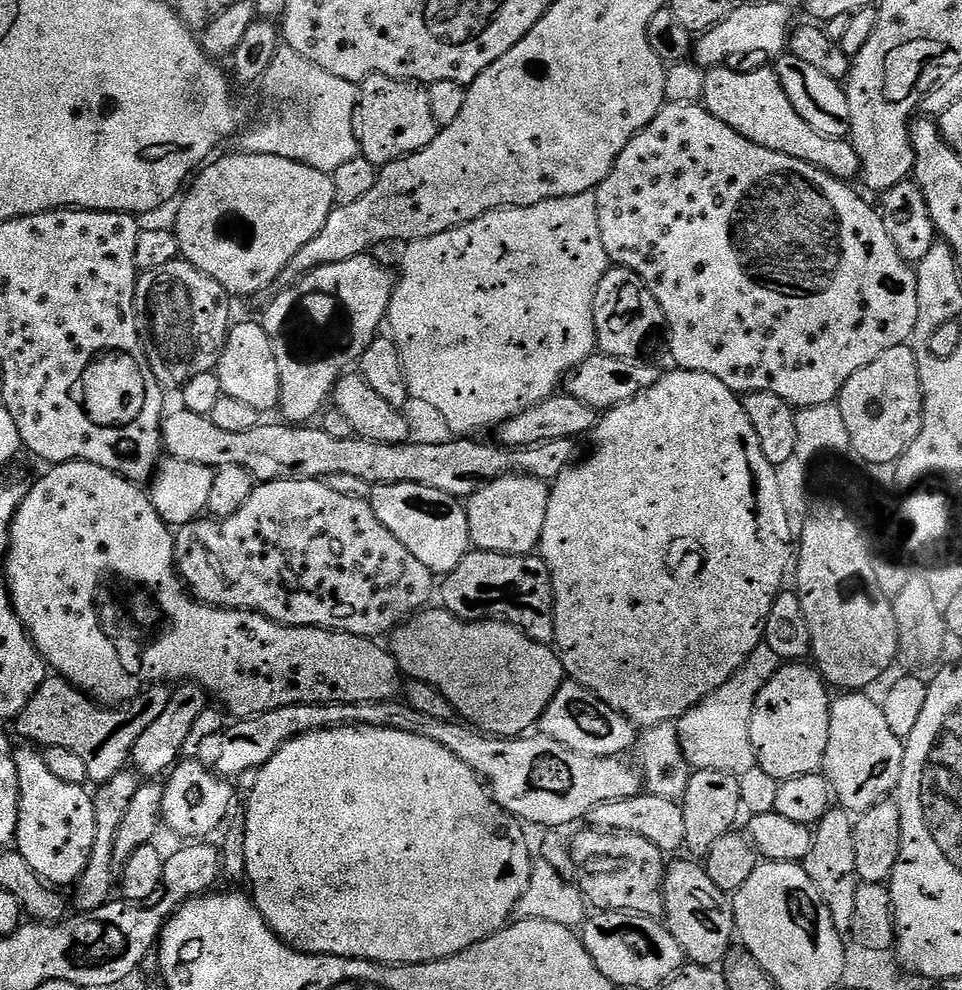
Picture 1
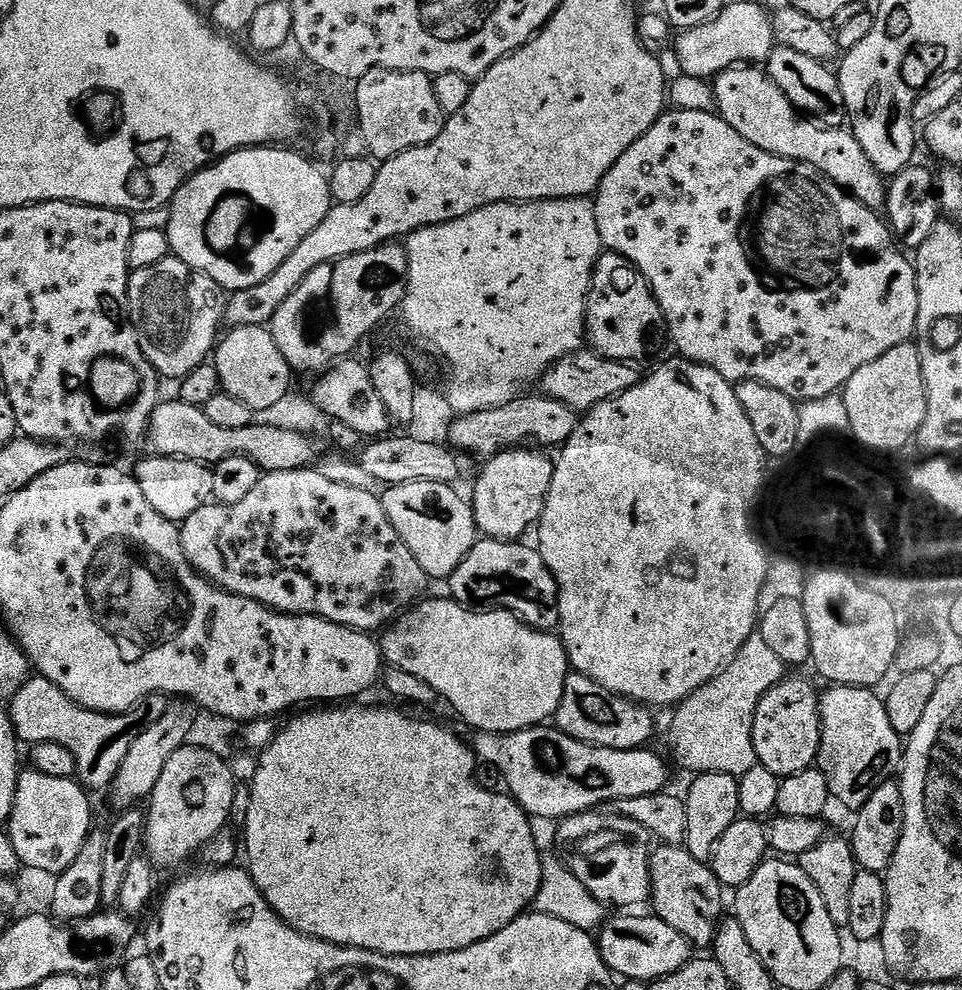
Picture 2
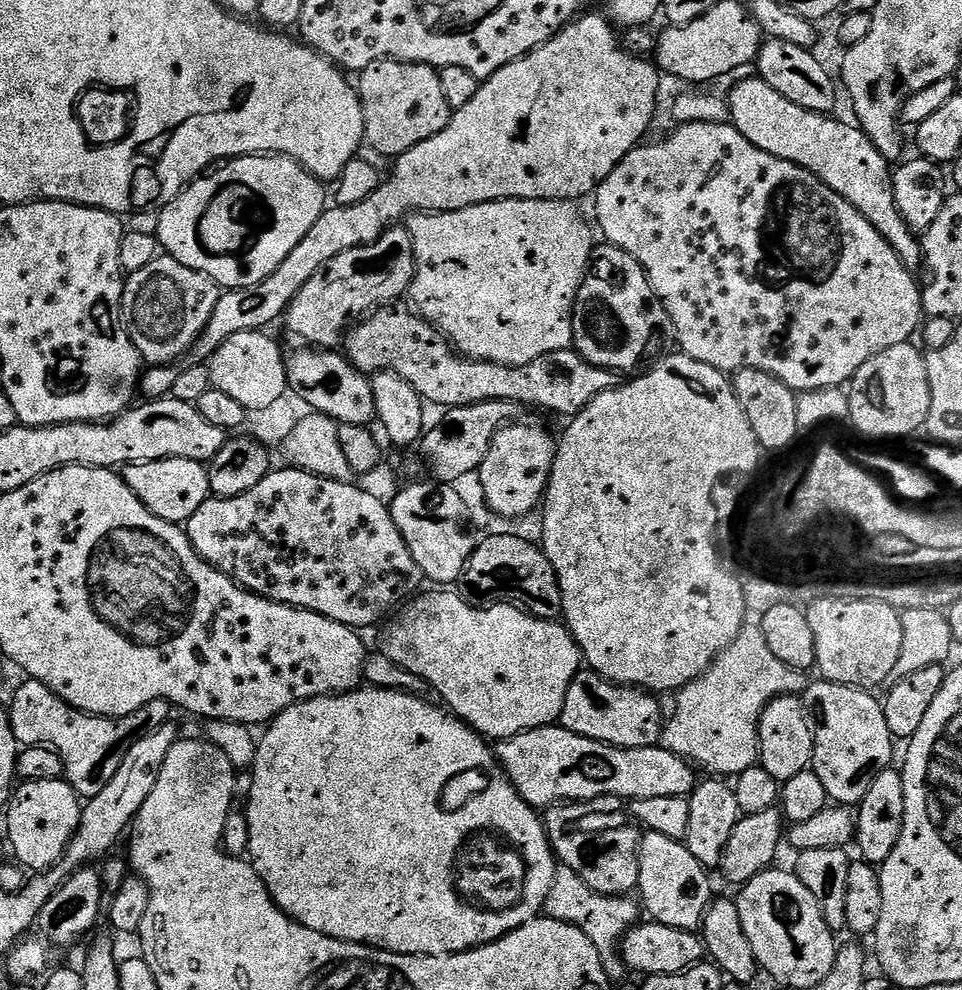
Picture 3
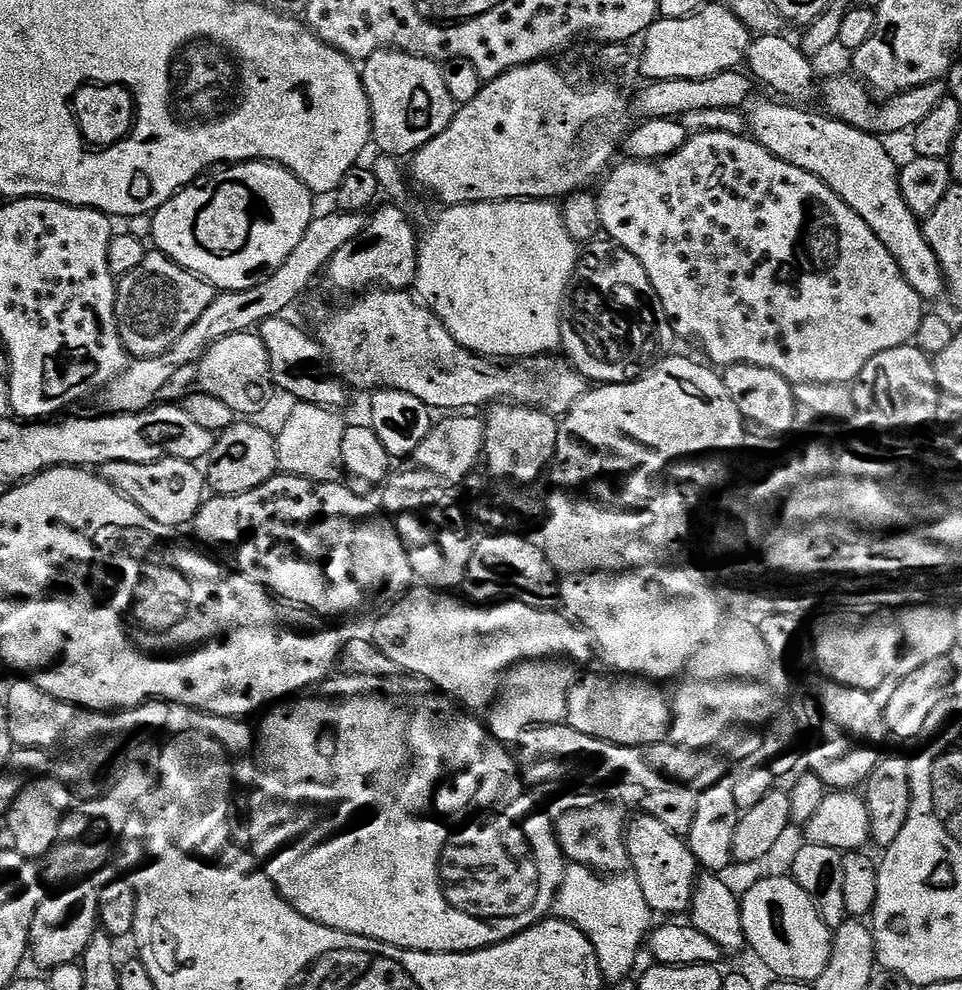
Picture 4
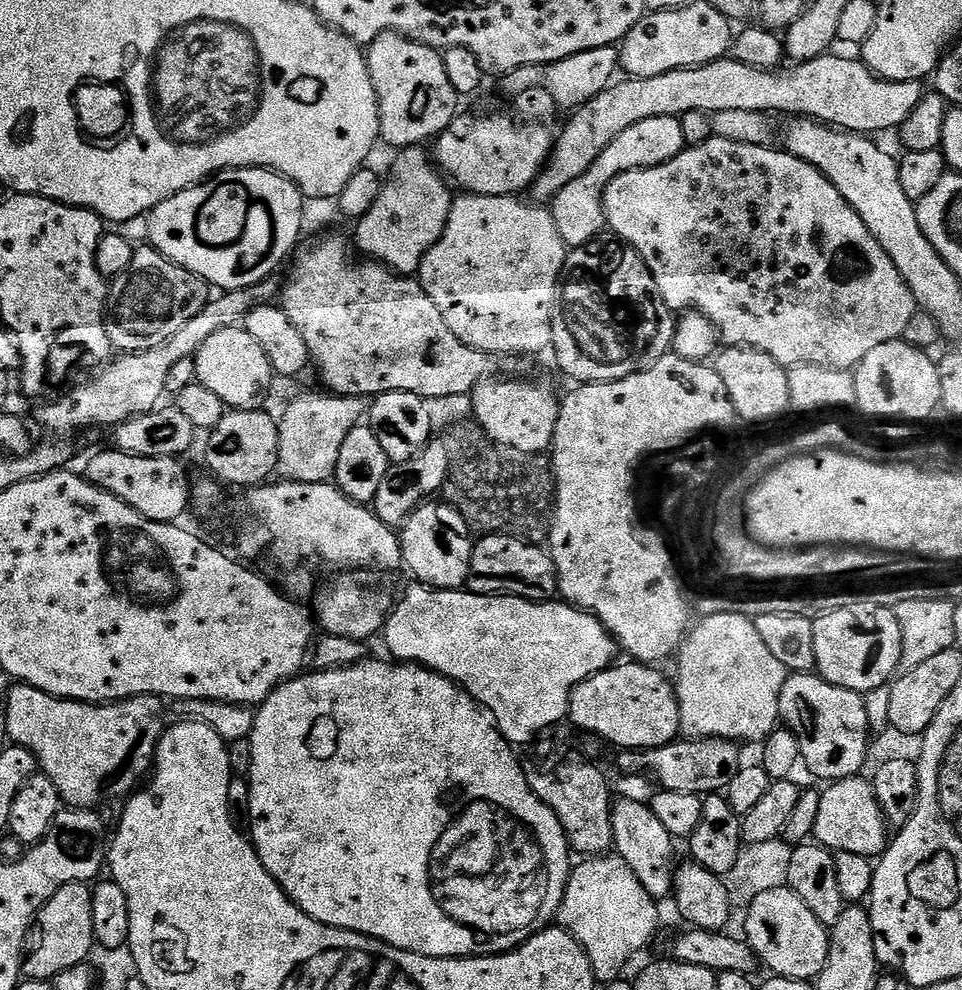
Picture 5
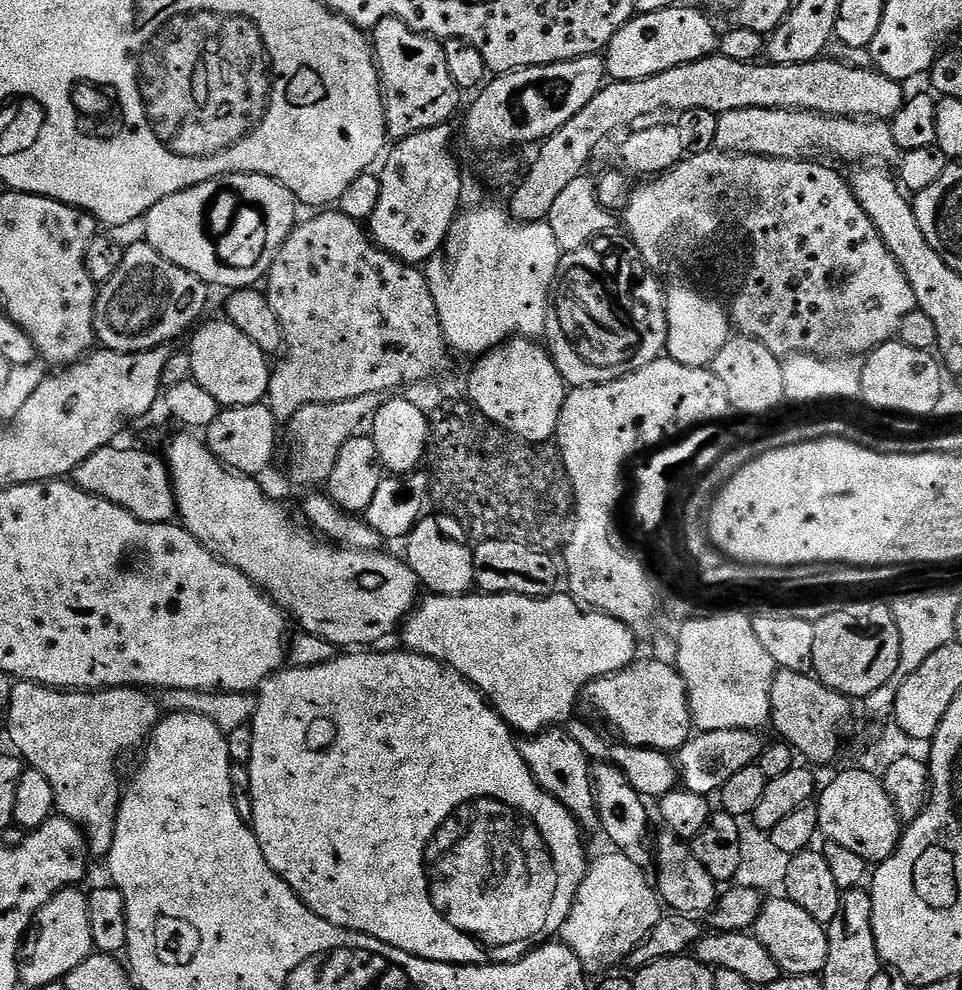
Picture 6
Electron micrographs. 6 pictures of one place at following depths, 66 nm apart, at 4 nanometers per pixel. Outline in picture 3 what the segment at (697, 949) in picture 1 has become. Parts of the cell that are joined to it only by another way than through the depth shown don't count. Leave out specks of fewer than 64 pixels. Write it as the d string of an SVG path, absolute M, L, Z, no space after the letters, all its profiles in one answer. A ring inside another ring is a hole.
M645 831L640 838L638 872L638 900L655 923L687 932L696 932L703 925L704 915L714 899L712 880L708 877L711 875L685 844L666 838L666 834Z

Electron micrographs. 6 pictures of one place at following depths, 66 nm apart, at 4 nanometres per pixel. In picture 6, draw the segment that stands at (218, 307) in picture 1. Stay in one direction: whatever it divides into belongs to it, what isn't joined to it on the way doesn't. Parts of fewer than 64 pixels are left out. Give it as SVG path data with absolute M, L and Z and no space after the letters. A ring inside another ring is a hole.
M148 243L130 246L124 250L122 262L110 277L110 282L99 285L92 323L95 339L115 352L151 352L153 348L171 345L175 336L182 335L184 331L187 333L205 315L203 312L208 304L208 292L209 285L194 274L174 266L174 262L162 258L162 254L158 254L158 250Z

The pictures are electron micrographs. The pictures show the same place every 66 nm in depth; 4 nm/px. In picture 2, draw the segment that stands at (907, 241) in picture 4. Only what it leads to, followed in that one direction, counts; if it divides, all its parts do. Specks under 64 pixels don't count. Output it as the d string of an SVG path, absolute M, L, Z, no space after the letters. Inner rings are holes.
M737 66L715 77L716 112L727 124L734 126L746 142L758 146L775 156L790 158L799 164L818 169L823 176L834 181L843 192L873 210L883 209L888 197L885 177L870 162L858 138L847 127L821 126L815 119L798 111L778 90L767 71L756 66Z

